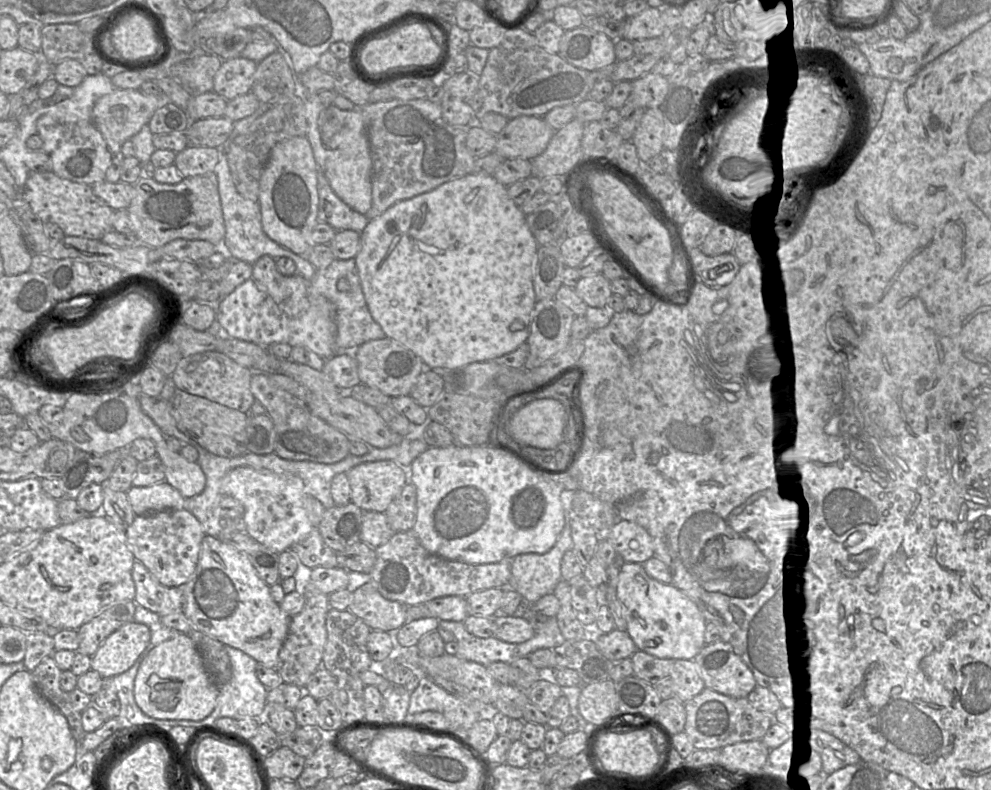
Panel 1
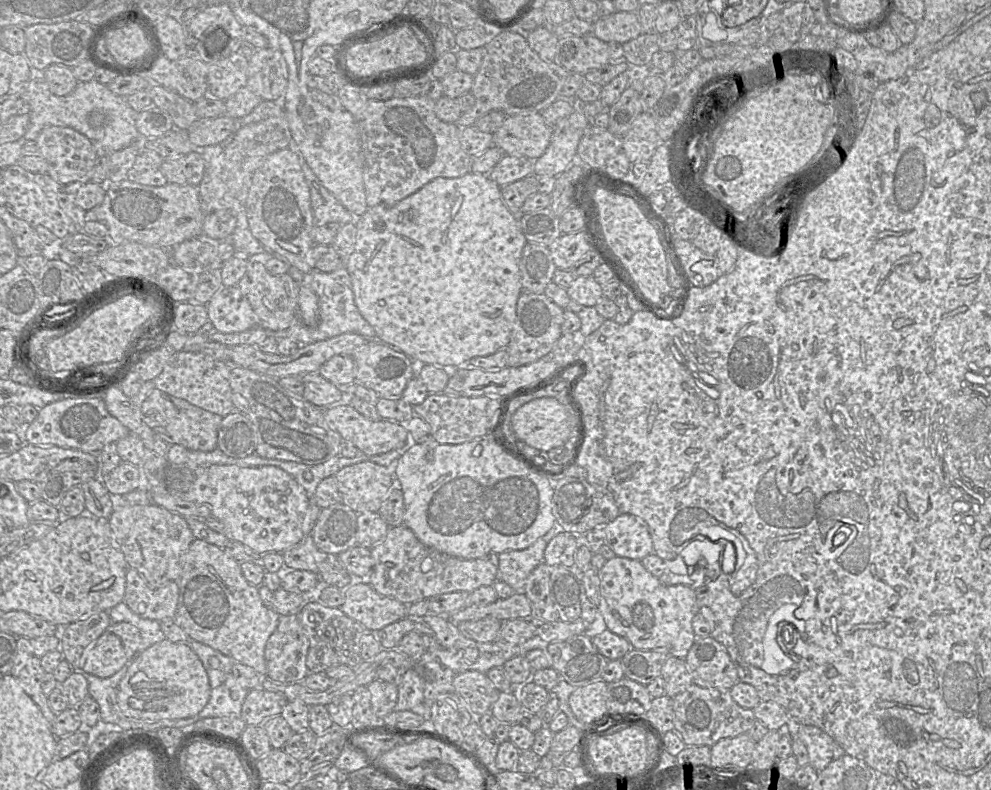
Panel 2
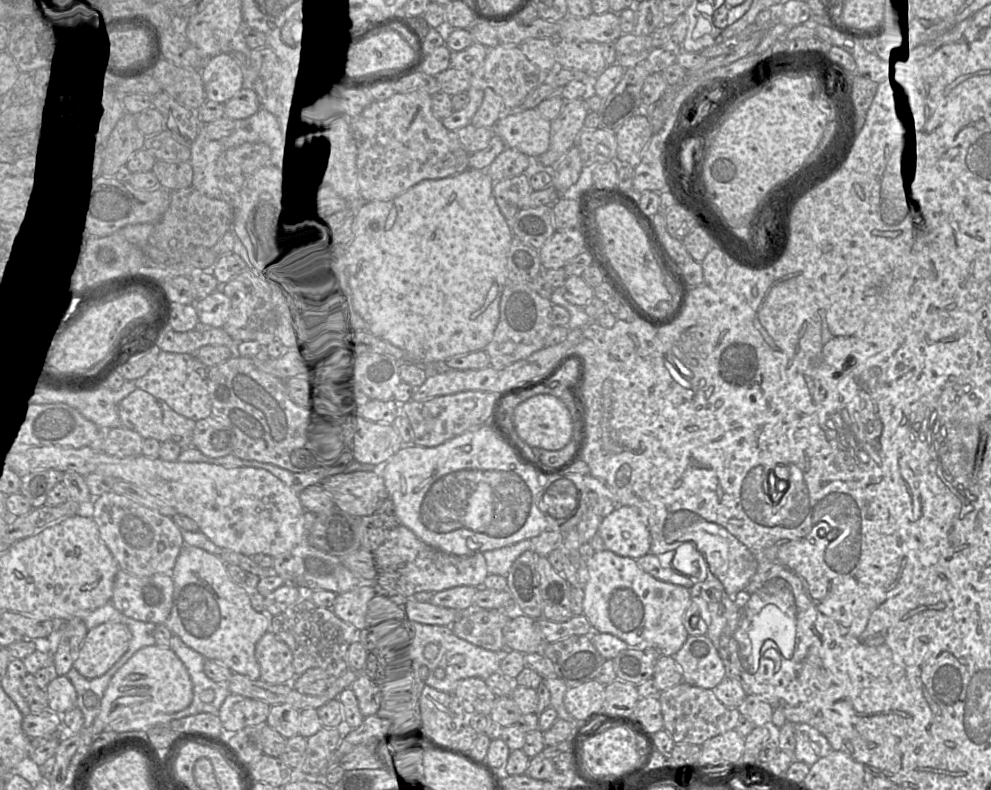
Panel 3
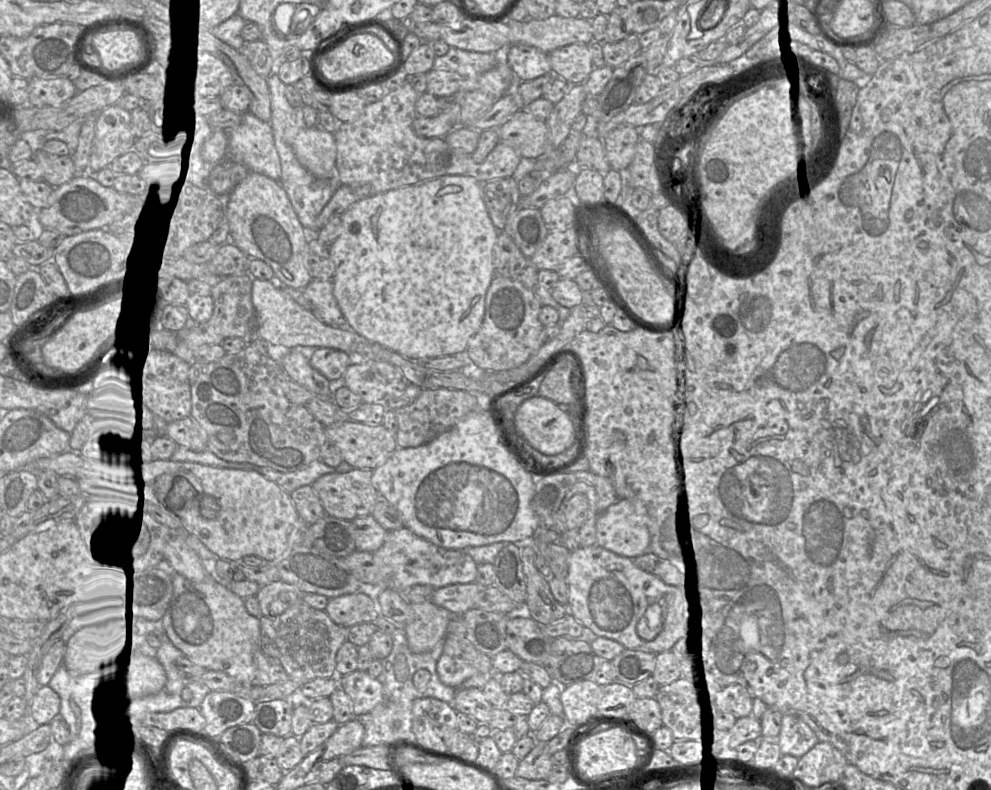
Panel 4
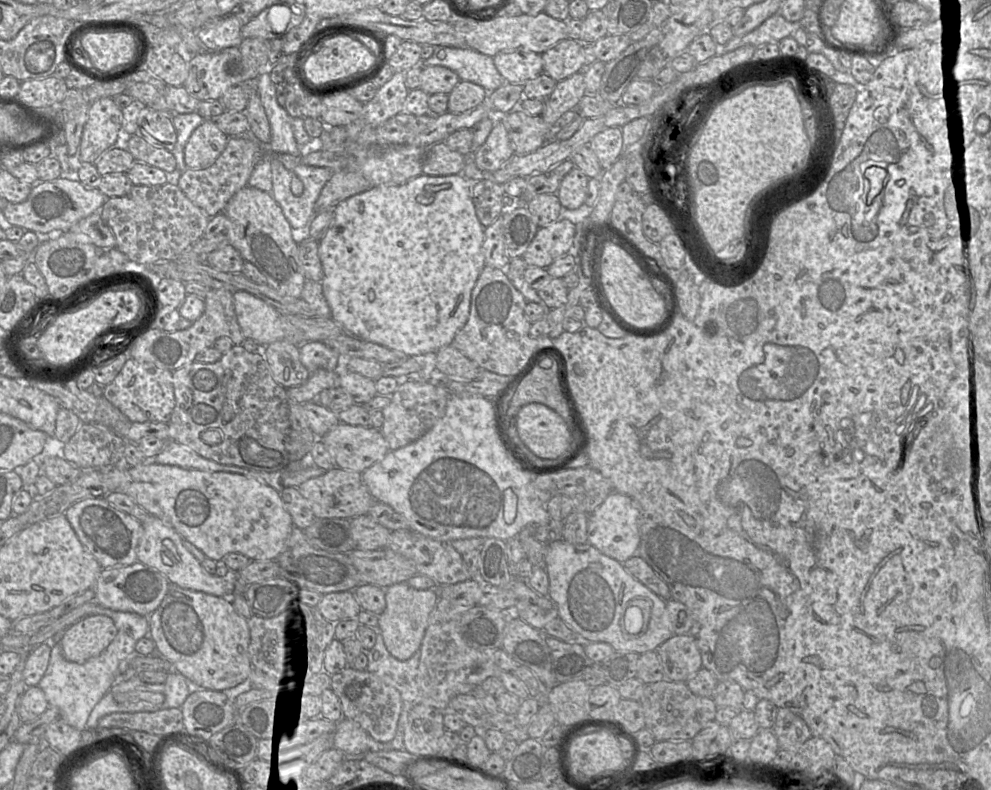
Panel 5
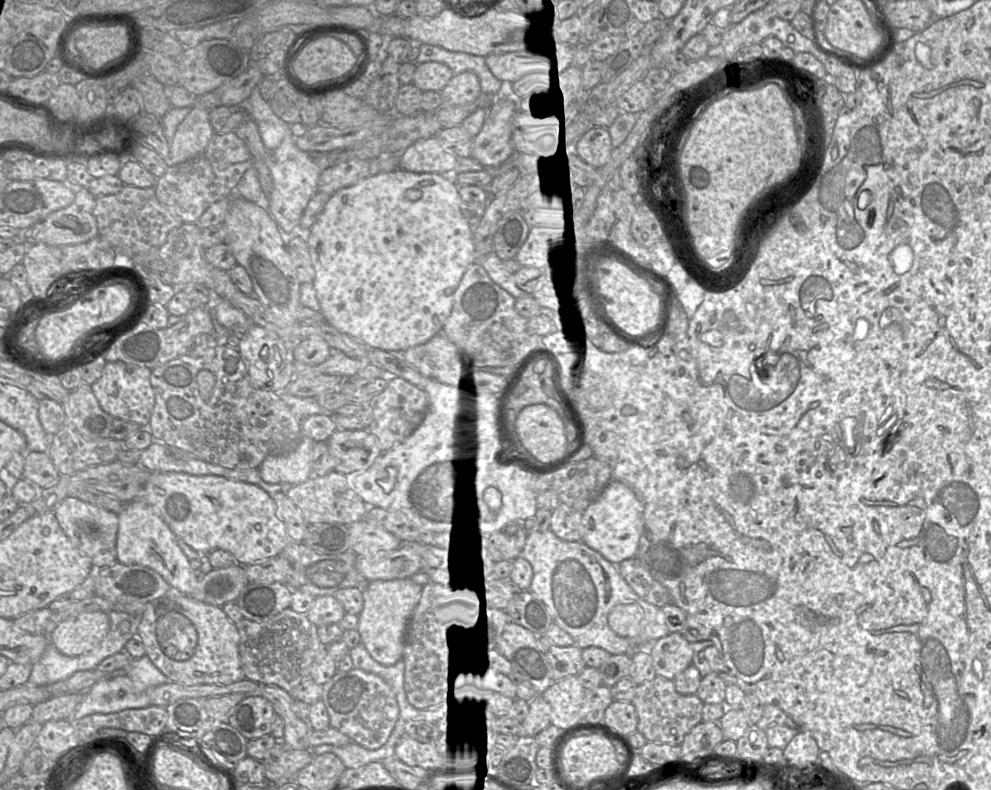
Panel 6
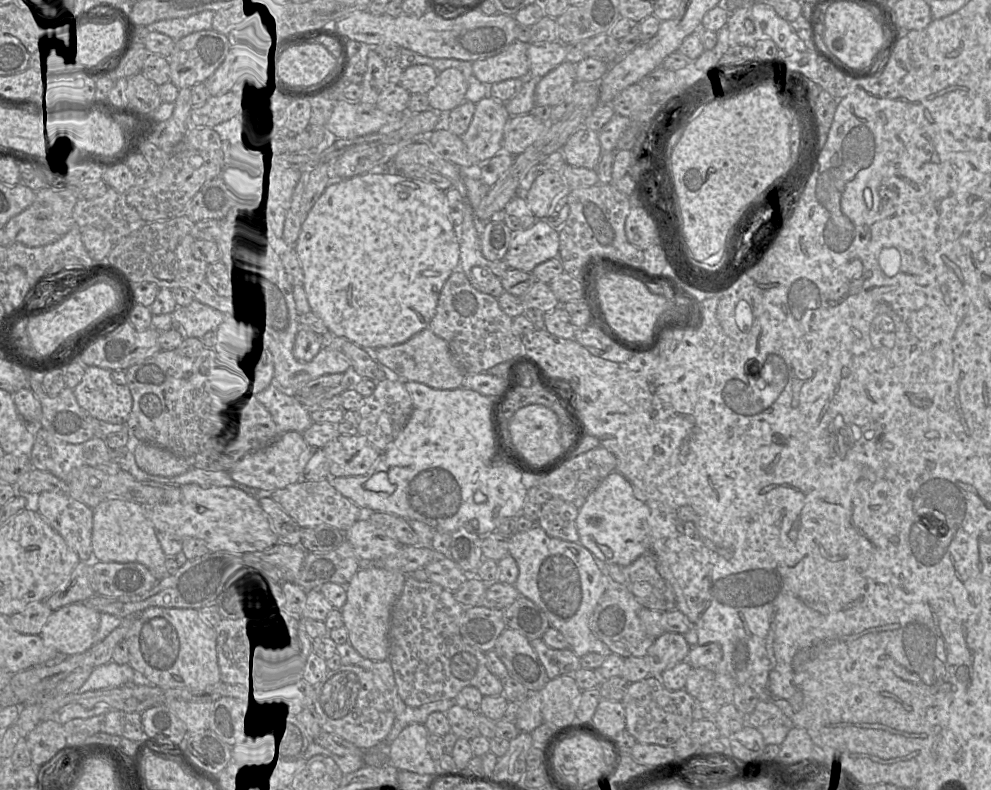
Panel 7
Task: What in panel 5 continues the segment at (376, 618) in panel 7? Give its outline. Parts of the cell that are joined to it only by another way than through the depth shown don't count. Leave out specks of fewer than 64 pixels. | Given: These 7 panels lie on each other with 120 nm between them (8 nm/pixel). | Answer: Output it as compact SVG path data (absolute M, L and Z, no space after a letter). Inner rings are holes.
M398 583L385 589L385 598L386 608L379 615L378 633L388 652L397 660L406 661L419 651L439 596L436 589L417 590L407 583Z

